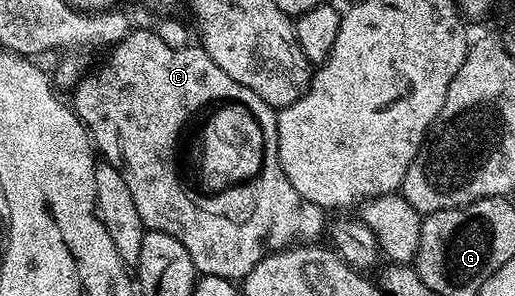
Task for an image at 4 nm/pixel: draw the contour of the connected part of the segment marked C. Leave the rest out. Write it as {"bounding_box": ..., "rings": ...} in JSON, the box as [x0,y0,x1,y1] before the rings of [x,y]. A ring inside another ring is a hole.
{"bounding_box":[71,28,321,280],"rings":[[[137,28],[130,29],[129,33],[126,35],[124,39],[122,39],[121,42],[118,42],[115,46],[112,47],[106,53],[105,55],[105,63],[102,64],[101,67],[98,68],[98,70],[91,69],[82,77],[81,81],[78,82],[75,89],[72,91],[73,98],[71,97],[71,105],[73,107],[73,110],[76,112],[78,118],[81,119],[82,124],[85,125],[86,130],[89,131],[89,137],[93,140],[93,145],[96,147],[96,149],[99,151],[100,157],[104,159],[104,161],[110,162],[113,167],[116,168],[120,172],[120,174],[123,176],[123,180],[127,180],[127,188],[131,188],[131,196],[135,200],[135,208],[139,208],[139,216],[143,216],[143,224],[145,225],[146,230],[158,230],[159,232],[167,232],[167,236],[175,236],[175,240],[179,240],[179,244],[183,244],[183,248],[187,248],[187,252],[191,252],[191,260],[195,264],[195,268],[197,271],[199,271],[202,275],[210,274],[211,276],[219,276],[220,278],[228,278],[230,280],[241,280],[244,279],[245,274],[247,272],[251,272],[251,268],[255,268],[255,264],[259,264],[259,260],[263,260],[266,256],[266,254],[270,252],[276,252],[279,250],[284,250],[286,247],[290,245],[294,240],[296,240],[298,243],[301,244],[313,244],[318,241],[317,238],[321,234],[321,222],[319,219],[317,219],[317,214],[319,214],[318,207],[316,206],[310,206],[310,205],[301,205],[301,206],[293,206],[289,210],[289,214],[291,217],[294,218],[295,221],[301,222],[306,218],[306,222],[302,224],[302,226],[296,226],[293,222],[285,222],[281,223],[281,217],[285,214],[285,206],[289,206],[292,204],[292,202],[296,203],[298,201],[297,193],[295,192],[295,188],[291,184],[291,180],[287,180],[287,176],[283,172],[283,168],[281,167],[281,161],[279,160],[279,144],[277,143],[277,114],[275,113],[274,107],[269,106],[266,104],[263,100],[259,100],[259,96],[255,96],[255,92],[251,92],[251,88],[243,88],[243,84],[239,84],[235,80],[231,80],[231,76],[227,76],[227,72],[223,72],[223,68],[219,68],[219,64],[215,64],[215,60],[211,60],[211,56],[207,56],[207,52],[205,50],[202,50],[198,48],[196,45],[191,44],[187,48],[179,48],[176,50],[175,48],[167,48],[167,44],[163,44],[163,40],[159,37],[159,35],[156,34],[152,29],[149,30],[137,30]],[[214,106],[215,109],[217,109],[217,112],[234,112],[238,115],[240,114],[259,114],[259,118],[261,118],[261,122],[263,122],[263,126],[265,126],[265,143],[269,145],[268,154],[267,154],[267,174],[269,170],[269,198],[216,198],[215,195],[213,195],[213,192],[210,192],[208,189],[200,188],[201,190],[197,190],[196,182],[199,182],[199,178],[196,178],[193,174],[188,174],[185,169],[188,168],[189,162],[185,157],[190,157],[190,154],[192,154],[192,157],[194,159],[199,160],[199,144],[194,145],[195,143],[195,132],[203,132],[204,130],[210,129],[211,122],[210,119],[207,117],[205,118],[197,118],[201,114],[201,110],[209,110]]]}

